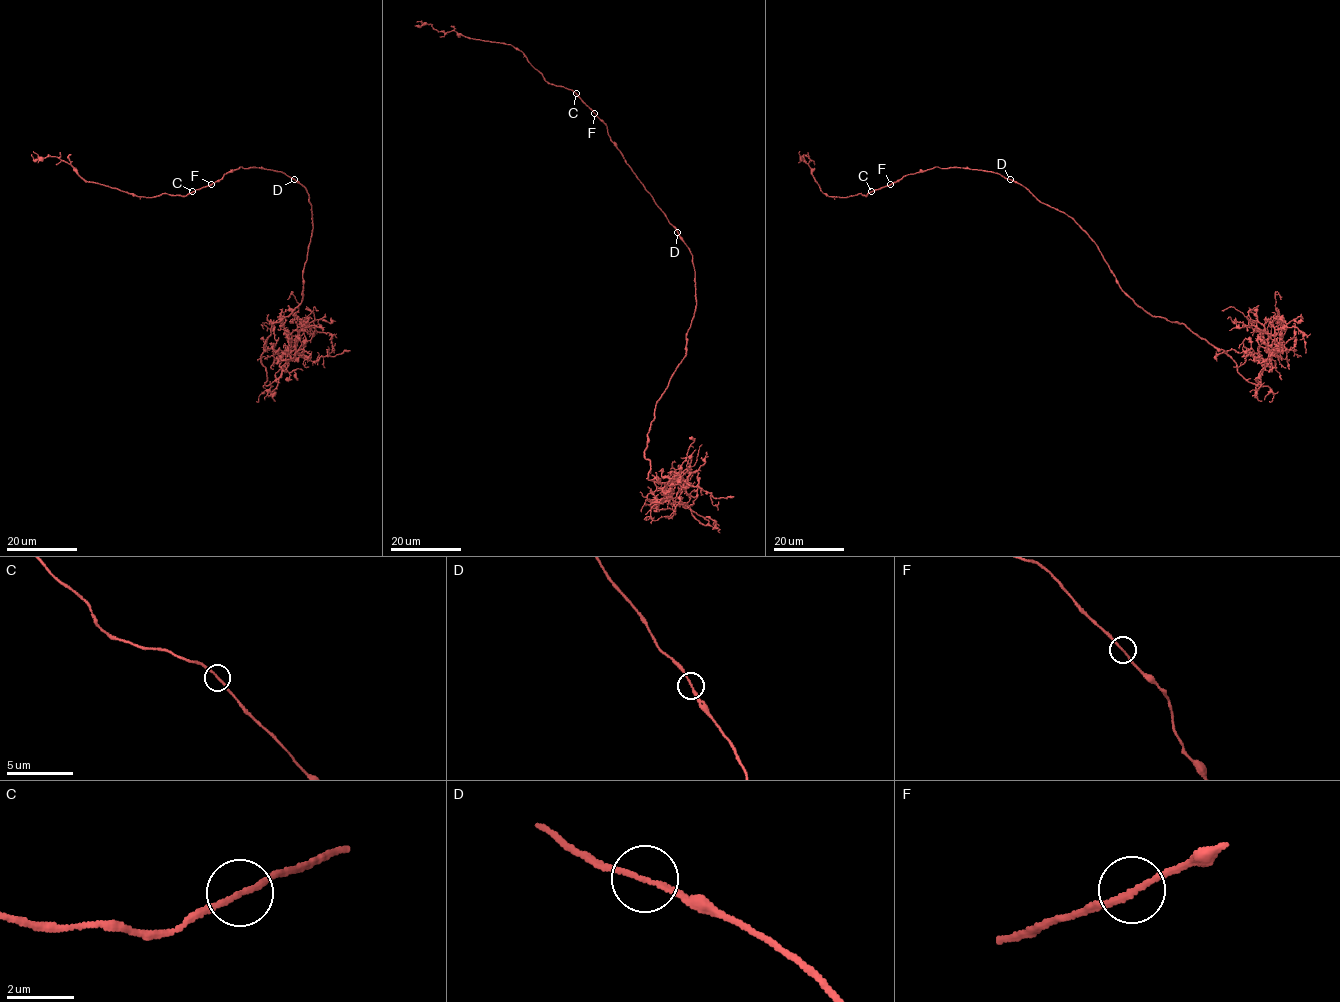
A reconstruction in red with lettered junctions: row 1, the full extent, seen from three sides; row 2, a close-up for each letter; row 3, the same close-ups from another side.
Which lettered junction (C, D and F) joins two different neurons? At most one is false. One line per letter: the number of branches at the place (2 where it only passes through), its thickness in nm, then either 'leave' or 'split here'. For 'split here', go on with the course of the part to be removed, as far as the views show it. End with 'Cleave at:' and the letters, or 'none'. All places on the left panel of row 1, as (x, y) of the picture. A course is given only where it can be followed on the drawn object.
C: 2 | 150 nm | leave
D: 2 | 140 nm | leave
F: 2 | 150 nm | leave
Cleave at: none

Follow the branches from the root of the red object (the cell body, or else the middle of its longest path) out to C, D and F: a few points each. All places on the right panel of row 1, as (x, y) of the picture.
C: (1050, 207), (1040, 202), (1017, 182), (999, 173), (961, 167), (936, 166), (871, 192)
D: (1050, 207), (1010, 179)
F: (1050, 207), (1040, 202), (1017, 182), (981, 170), (936, 166), (905, 175), (891, 184)

